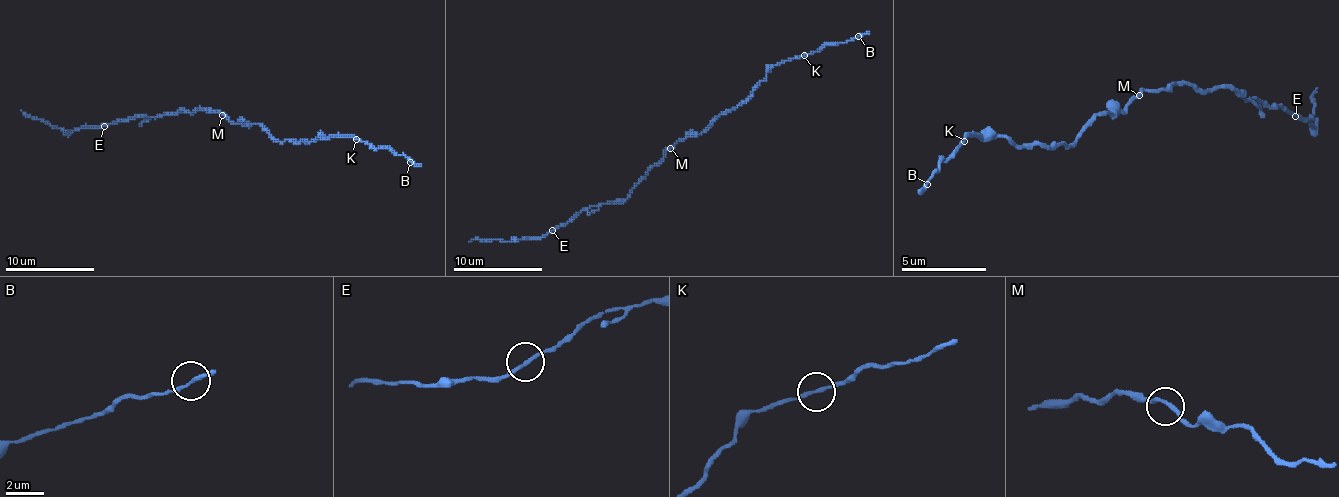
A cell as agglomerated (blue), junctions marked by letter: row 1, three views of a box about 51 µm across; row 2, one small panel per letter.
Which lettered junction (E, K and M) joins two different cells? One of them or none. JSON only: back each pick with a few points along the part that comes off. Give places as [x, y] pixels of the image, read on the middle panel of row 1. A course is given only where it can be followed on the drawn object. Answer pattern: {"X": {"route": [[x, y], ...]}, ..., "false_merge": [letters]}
{"false_merge": []}

